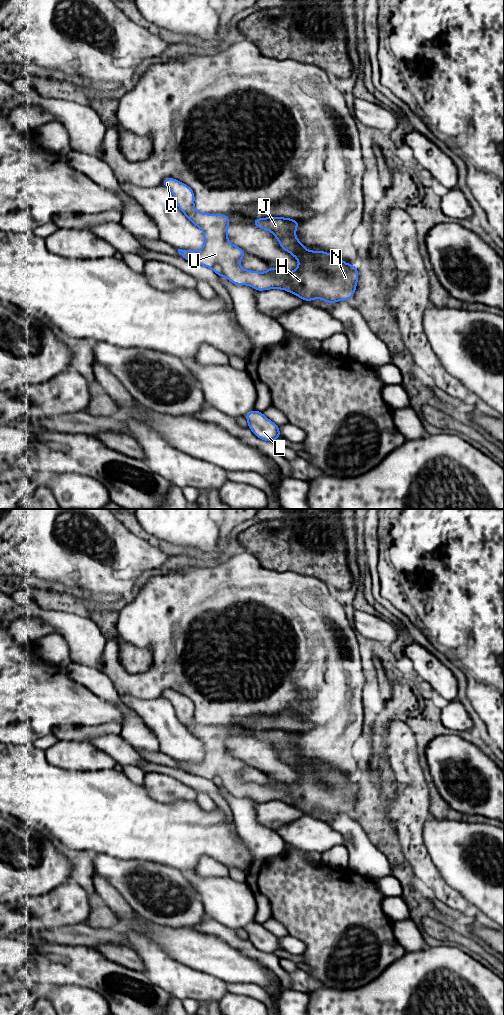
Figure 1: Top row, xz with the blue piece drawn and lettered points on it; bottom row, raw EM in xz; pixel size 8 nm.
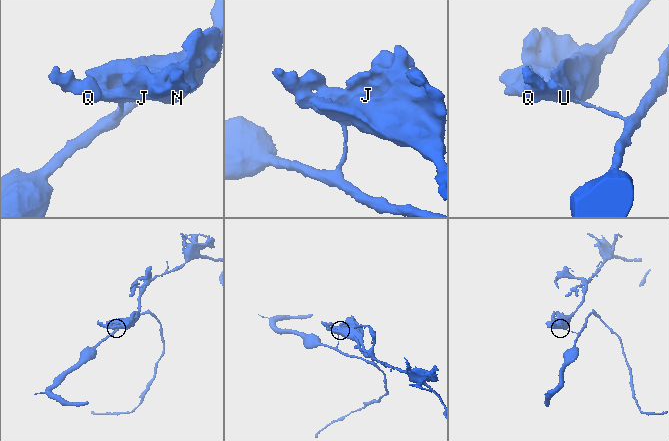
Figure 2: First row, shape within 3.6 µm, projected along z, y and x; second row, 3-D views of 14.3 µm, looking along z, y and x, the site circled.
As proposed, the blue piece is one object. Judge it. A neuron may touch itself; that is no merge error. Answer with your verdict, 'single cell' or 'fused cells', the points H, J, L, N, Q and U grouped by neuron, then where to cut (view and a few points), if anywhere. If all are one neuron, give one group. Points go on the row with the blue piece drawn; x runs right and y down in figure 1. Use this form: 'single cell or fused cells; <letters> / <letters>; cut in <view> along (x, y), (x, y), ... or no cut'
fused cells; H J N Q U / L; cut in xz along (211, 267), (218, 264), (224, 275)

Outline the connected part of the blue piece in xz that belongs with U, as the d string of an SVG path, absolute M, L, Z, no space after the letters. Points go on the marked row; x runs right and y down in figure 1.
M165 178L162 181L162 185L170 189L178 208L204 233L203 248L199 251L178 249L182 258L208 268L219 264L222 267L224 277L229 281L235 285L250 285L256 291L284 289L304 299L306 302L320 298L329 304L340 300L349 301L352 298L358 282L357 265L349 265L335 255L325 251L308 251L295 237L296 228L300 224L299 221L284 217L256 218L252 221L254 226L269 230L278 239L280 247L297 258L299 263L298 269L286 272L269 265L270 270L268 272L243 270L240 267L240 259L247 255L247 253L228 241L227 228L230 224L230 217L222 214L197 212L194 209L195 194L193 190L175 178Z

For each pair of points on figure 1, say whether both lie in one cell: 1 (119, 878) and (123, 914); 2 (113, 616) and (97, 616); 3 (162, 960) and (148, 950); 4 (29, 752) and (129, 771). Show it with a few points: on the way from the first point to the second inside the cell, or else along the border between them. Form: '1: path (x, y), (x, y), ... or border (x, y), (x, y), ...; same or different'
1: border (104, 879), (136, 913); different
2: path (109, 616), (101, 616); same
3: path (159, 960), (151, 953); same
4: border (123, 771), (134, 783), (142, 784); different

